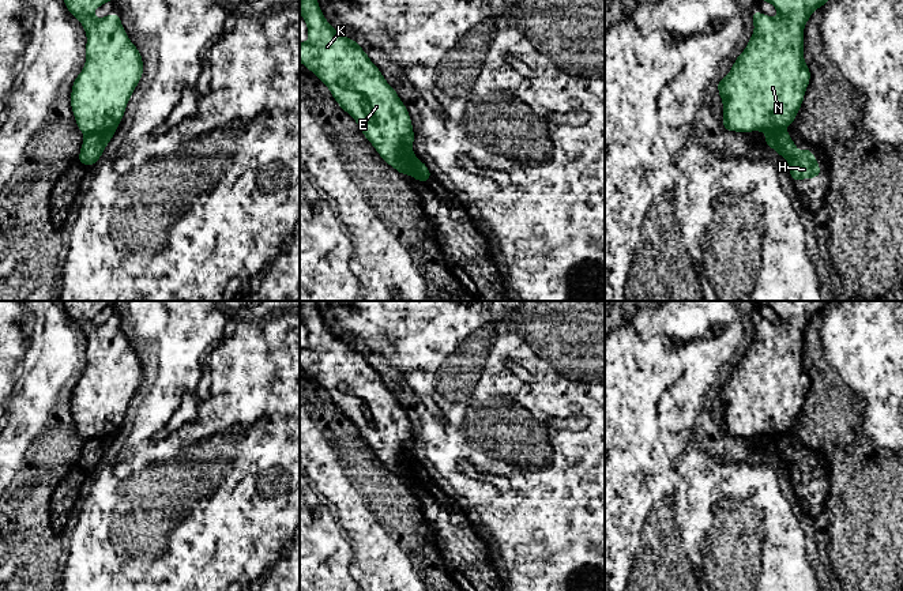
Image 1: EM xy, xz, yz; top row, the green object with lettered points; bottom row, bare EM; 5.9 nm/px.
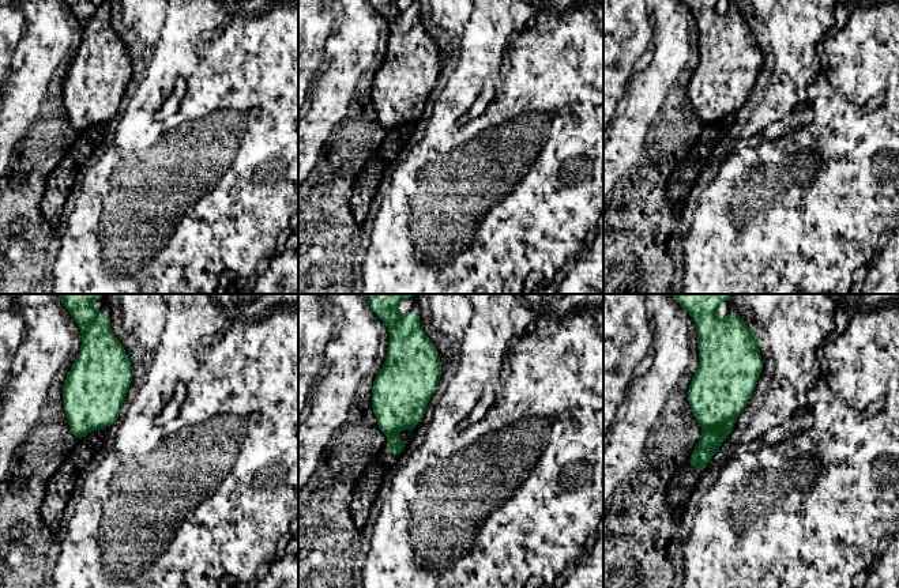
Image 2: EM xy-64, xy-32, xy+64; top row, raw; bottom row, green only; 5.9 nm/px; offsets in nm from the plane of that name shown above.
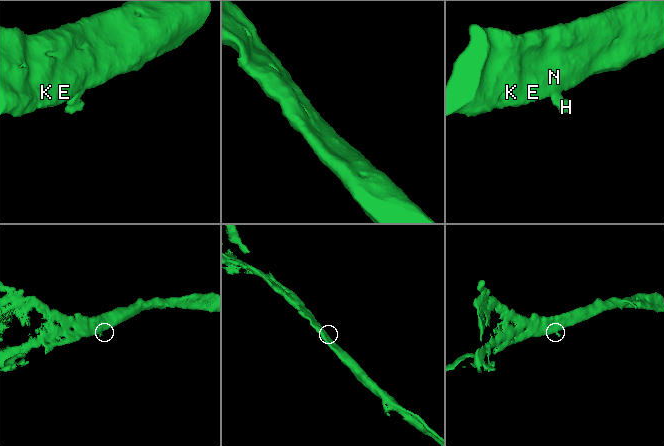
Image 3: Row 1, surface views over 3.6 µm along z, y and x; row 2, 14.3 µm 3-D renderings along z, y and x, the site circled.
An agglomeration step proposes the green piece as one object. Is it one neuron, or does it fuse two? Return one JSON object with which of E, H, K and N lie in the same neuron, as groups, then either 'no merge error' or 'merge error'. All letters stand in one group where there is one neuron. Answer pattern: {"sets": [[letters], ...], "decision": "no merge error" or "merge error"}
{"sets": [["E", "K", "N"], ["H"]], "decision": "merge error"}

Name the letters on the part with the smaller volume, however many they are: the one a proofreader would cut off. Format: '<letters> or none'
H

